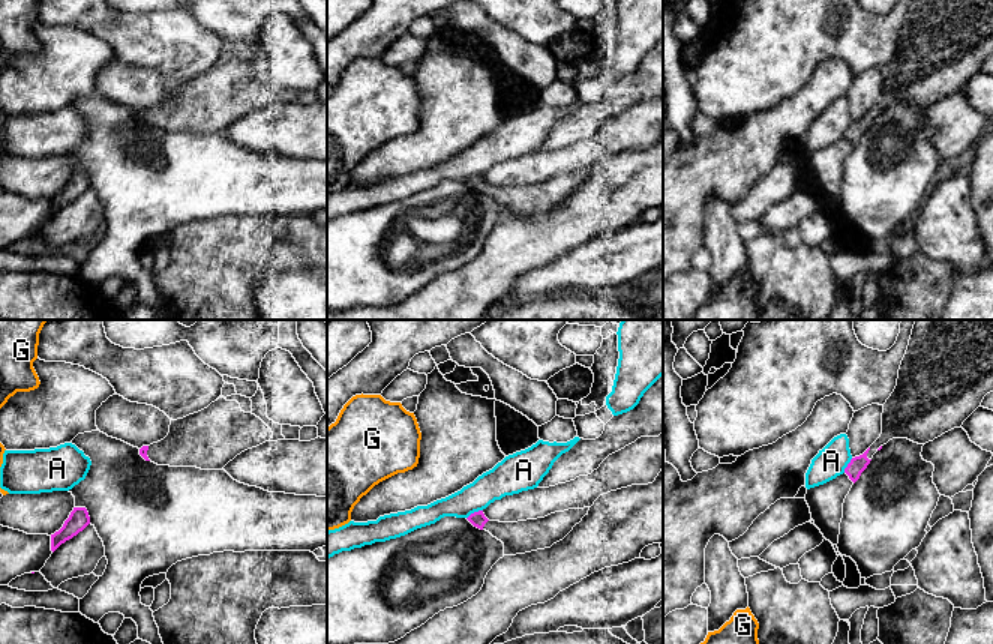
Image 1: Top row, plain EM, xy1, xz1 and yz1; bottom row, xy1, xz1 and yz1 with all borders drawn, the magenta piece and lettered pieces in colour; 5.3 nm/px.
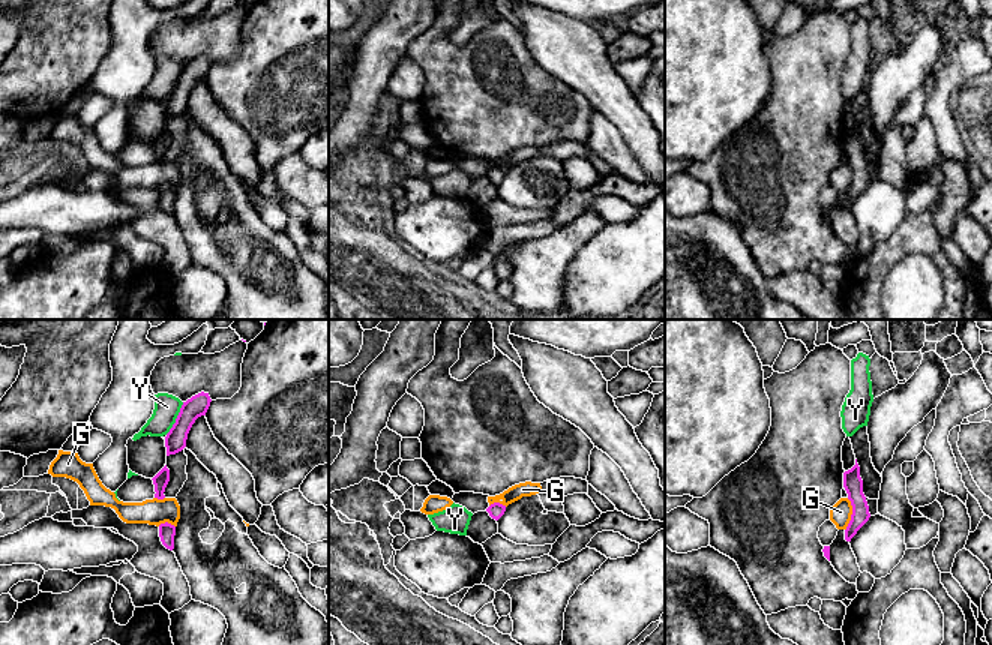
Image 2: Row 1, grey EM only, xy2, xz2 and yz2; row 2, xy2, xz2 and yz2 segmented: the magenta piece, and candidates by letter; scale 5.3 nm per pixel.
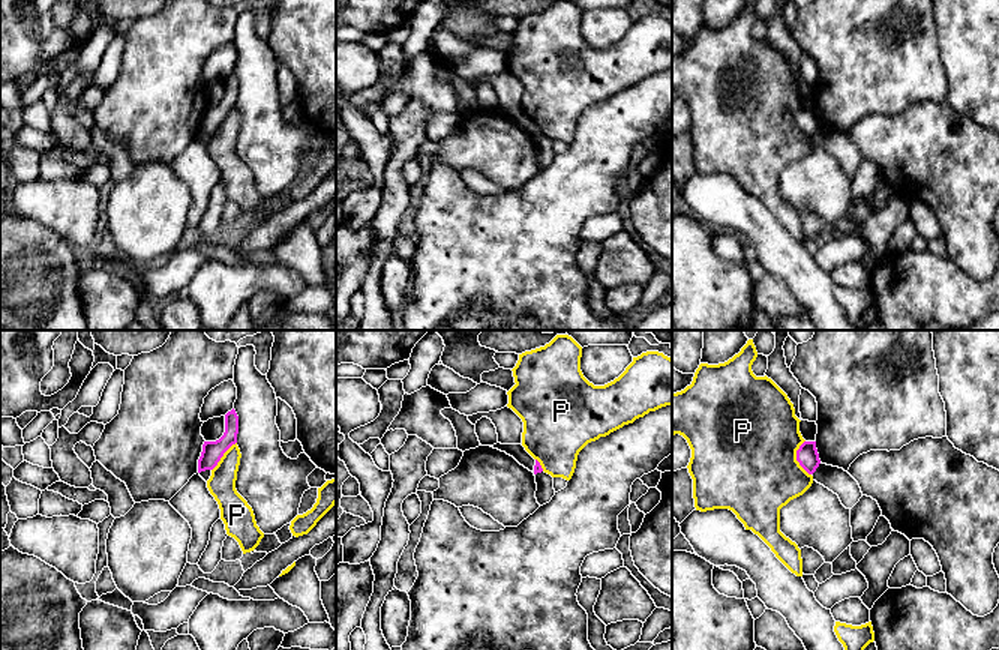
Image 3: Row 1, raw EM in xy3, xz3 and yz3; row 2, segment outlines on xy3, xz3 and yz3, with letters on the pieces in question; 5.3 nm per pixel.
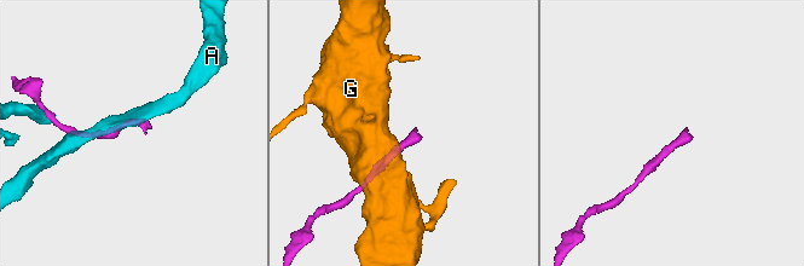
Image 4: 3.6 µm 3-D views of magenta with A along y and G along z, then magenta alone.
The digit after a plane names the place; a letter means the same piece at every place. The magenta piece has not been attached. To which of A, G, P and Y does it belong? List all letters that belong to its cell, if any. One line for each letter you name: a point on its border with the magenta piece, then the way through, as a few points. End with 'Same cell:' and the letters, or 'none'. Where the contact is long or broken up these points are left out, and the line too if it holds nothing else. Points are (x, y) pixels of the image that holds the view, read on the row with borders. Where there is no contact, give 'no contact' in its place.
Same cell: none

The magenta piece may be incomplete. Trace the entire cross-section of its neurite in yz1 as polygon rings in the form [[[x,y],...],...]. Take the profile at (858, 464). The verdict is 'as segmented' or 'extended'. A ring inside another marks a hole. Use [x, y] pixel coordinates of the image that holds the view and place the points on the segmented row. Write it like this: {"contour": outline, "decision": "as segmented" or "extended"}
{"contour": [[[916,320],[898,369],[897,386],[884,404],[882,434],[862,455],[850,459],[844,473],[855,483],[873,455],[892,438],[926,444],[960,428],[990,392],[993,392],[993,320]]], "decision": "extended"}

